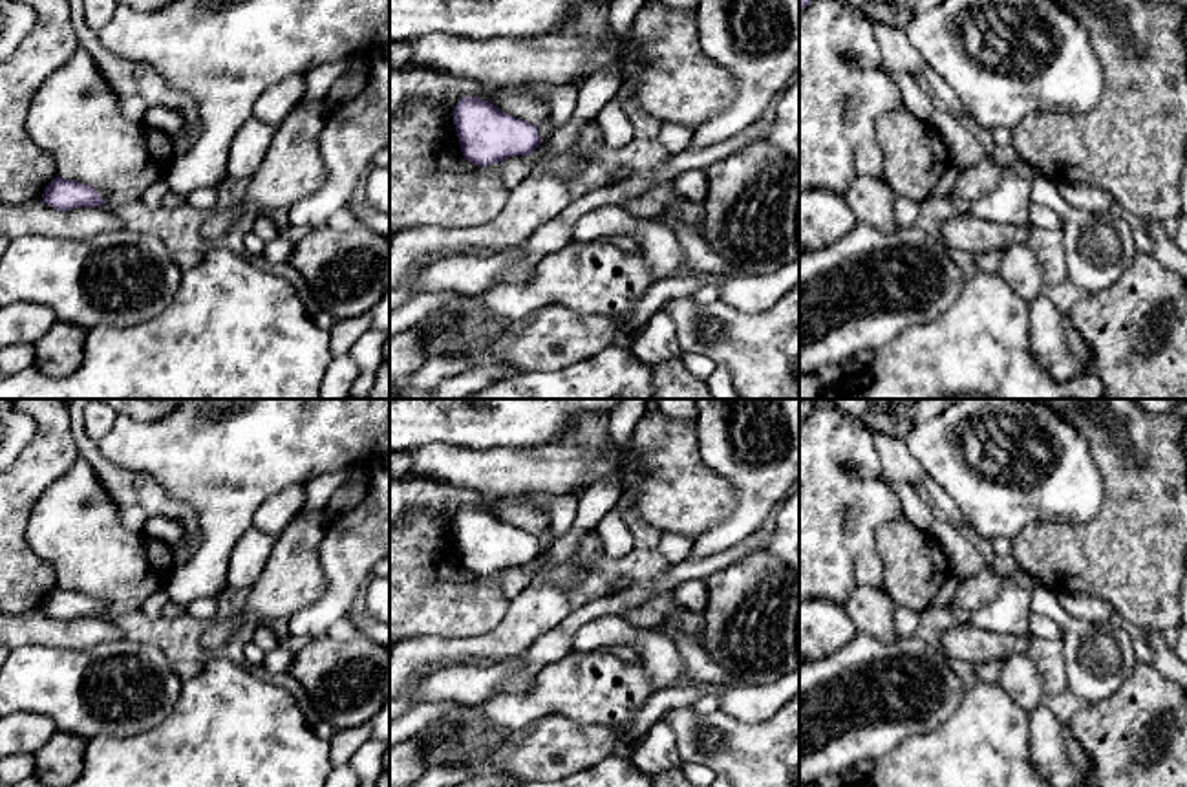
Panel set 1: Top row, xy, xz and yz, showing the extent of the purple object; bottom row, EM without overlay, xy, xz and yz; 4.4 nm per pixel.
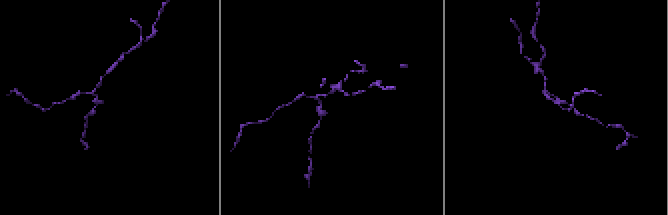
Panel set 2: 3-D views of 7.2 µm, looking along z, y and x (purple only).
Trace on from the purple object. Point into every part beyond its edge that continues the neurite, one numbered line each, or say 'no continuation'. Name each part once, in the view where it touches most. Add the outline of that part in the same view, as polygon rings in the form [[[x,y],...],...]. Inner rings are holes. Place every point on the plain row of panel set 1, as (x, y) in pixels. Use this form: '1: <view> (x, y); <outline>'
no continuation

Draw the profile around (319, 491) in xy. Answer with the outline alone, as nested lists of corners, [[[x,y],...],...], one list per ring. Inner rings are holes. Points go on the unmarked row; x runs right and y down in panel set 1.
[[[344,469],[331,474],[322,474],[305,483],[305,505],[304,511],[311,512],[326,512],[326,505],[329,498],[346,485],[348,472],[351,469]]]

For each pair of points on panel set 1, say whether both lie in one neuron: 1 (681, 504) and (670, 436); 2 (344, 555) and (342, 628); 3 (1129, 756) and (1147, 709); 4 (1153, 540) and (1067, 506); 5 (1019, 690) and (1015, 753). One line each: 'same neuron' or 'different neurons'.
1: same neuron
2: different neurons
3: same neuron
4: different neurons
5: different neurons

